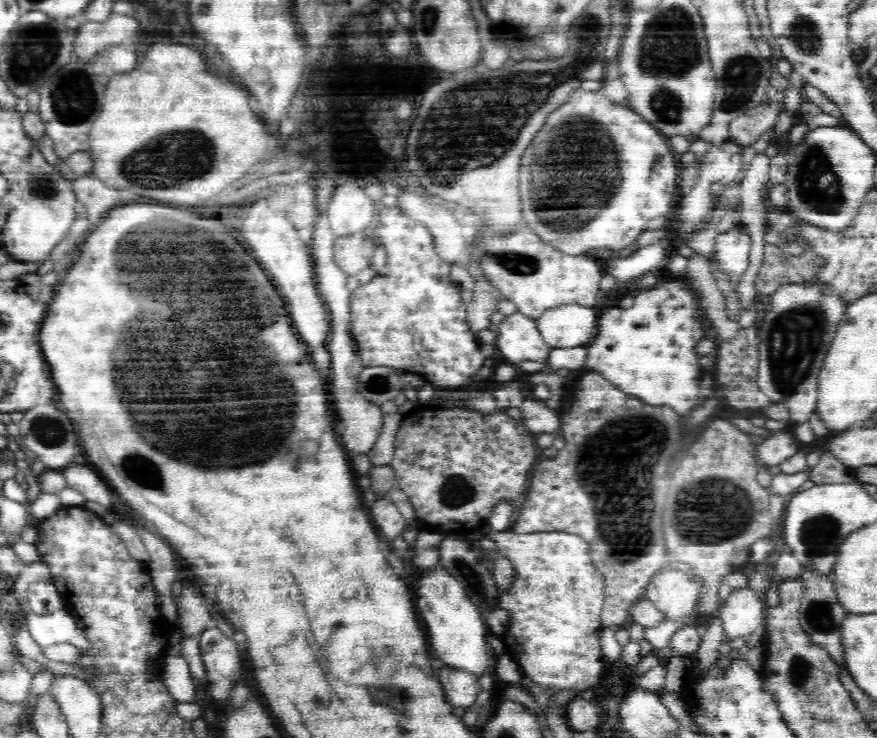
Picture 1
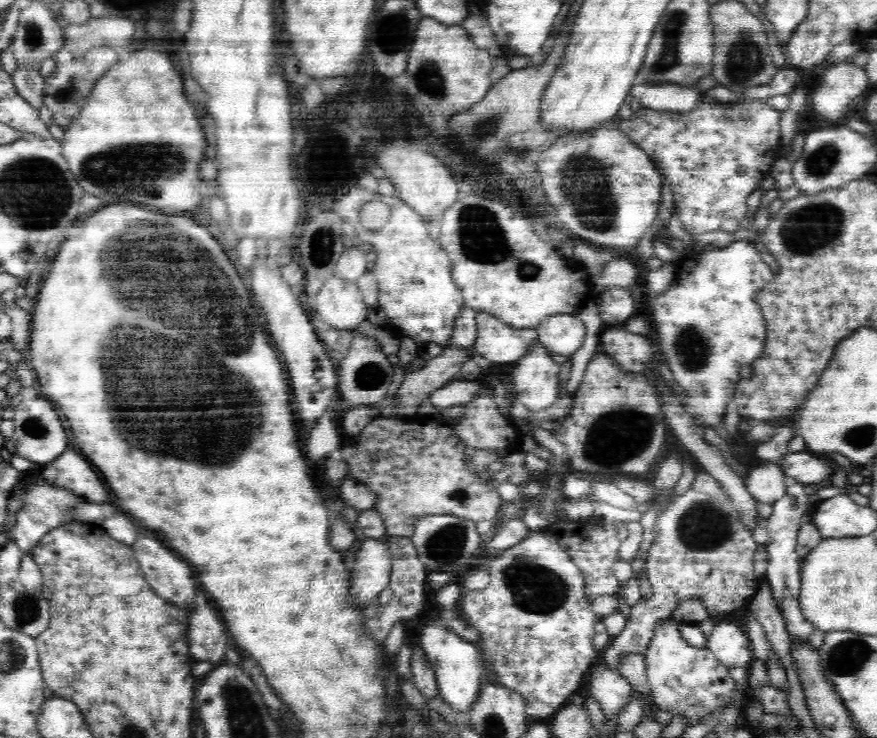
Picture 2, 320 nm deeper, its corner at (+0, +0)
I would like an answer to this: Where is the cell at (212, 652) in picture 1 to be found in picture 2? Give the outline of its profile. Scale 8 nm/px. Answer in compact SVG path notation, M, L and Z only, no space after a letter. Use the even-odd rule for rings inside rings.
M198 606L190 610L187 639L192 658L211 662L215 666L225 662L226 650L230 648L224 622L210 606Z

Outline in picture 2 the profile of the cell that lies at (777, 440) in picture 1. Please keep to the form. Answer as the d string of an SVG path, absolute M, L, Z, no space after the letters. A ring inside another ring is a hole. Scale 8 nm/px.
M781 463L754 466L745 479L747 492L760 504L774 505L785 496L788 484Z

